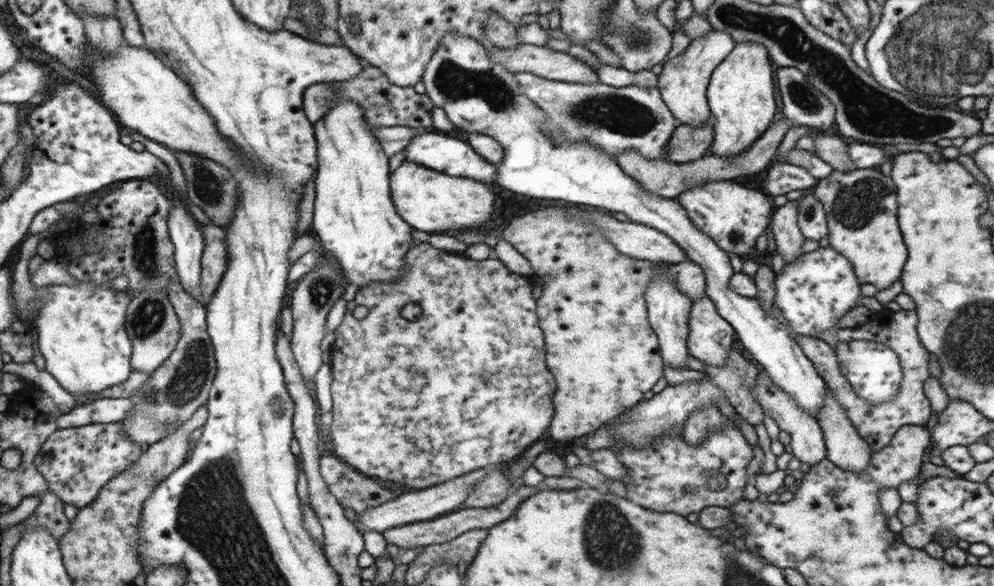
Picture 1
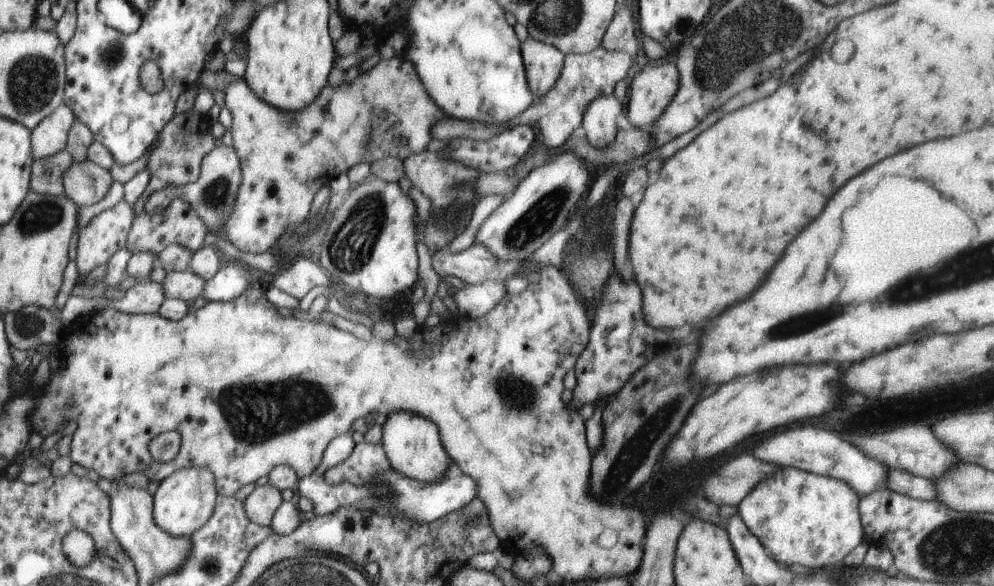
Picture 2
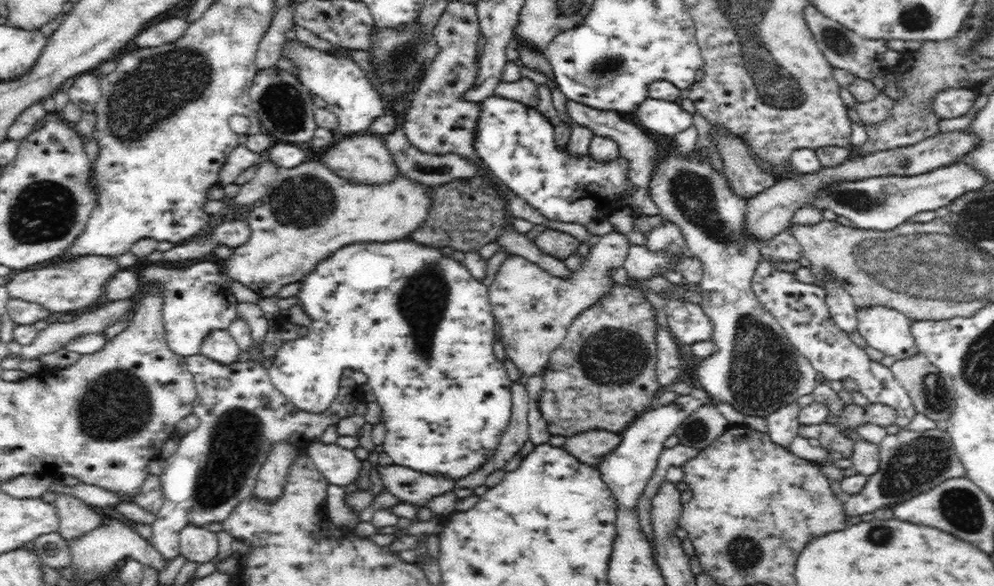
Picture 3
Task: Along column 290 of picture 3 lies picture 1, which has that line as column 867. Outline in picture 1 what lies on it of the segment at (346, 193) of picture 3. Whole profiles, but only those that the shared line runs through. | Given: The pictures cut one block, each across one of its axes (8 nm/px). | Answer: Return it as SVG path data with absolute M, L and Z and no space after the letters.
M863 168L850 172L834 170L812 189L823 204L829 246L852 263L862 285L875 284L880 291L901 278L907 261L907 246L897 219L896 188L891 176L885 176L878 168Z

